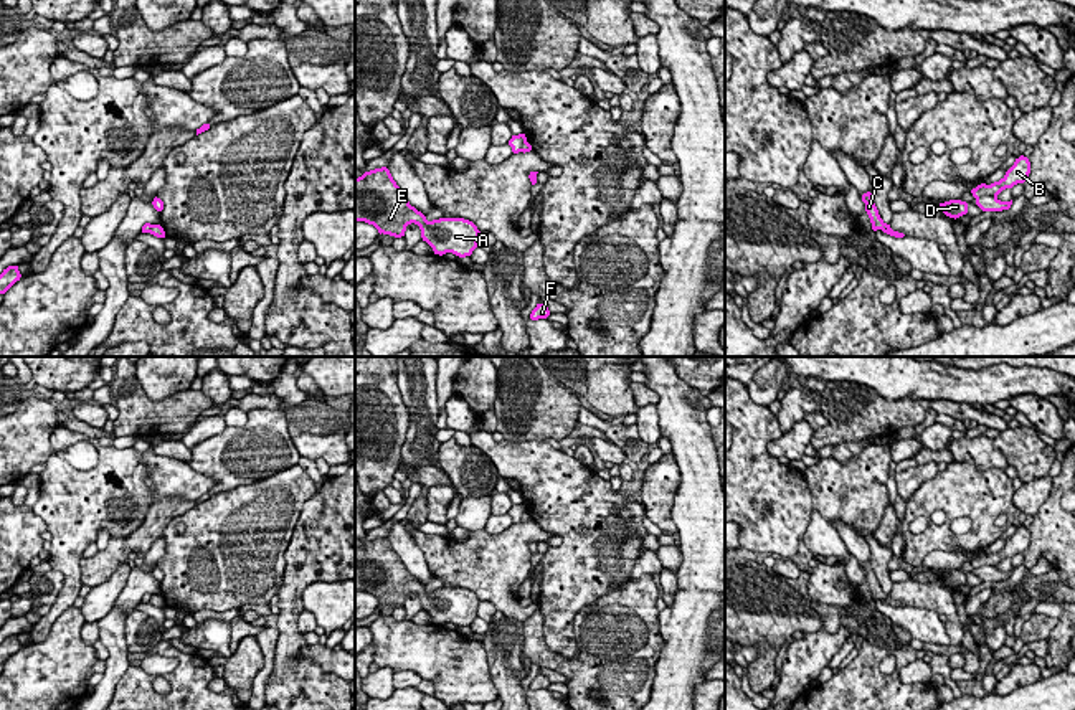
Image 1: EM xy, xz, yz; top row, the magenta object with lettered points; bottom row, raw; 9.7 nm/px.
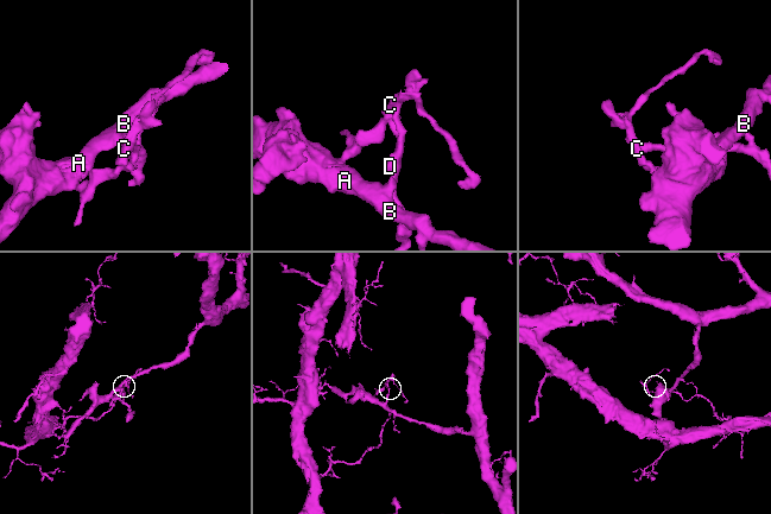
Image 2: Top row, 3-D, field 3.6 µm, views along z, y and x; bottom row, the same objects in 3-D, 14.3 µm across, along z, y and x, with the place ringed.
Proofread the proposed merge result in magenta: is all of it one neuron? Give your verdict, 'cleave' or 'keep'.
cleave

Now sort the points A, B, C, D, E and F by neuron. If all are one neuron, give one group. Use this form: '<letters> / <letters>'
A B C E / D F

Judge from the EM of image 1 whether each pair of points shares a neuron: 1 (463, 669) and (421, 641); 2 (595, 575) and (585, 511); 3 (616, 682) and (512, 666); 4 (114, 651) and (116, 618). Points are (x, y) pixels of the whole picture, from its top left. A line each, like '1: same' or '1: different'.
1: same
2: same
3: different
4: same

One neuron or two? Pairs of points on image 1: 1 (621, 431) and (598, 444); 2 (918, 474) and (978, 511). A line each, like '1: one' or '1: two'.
1: two
2: two

